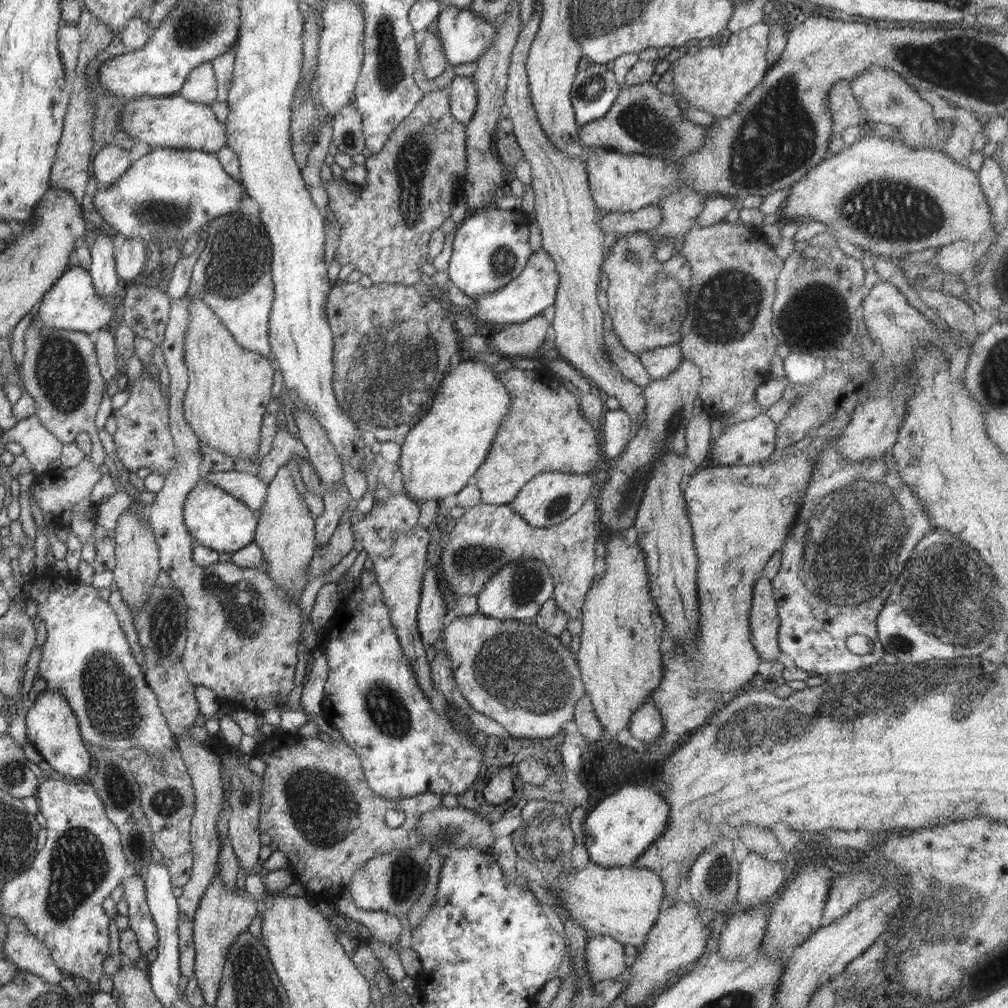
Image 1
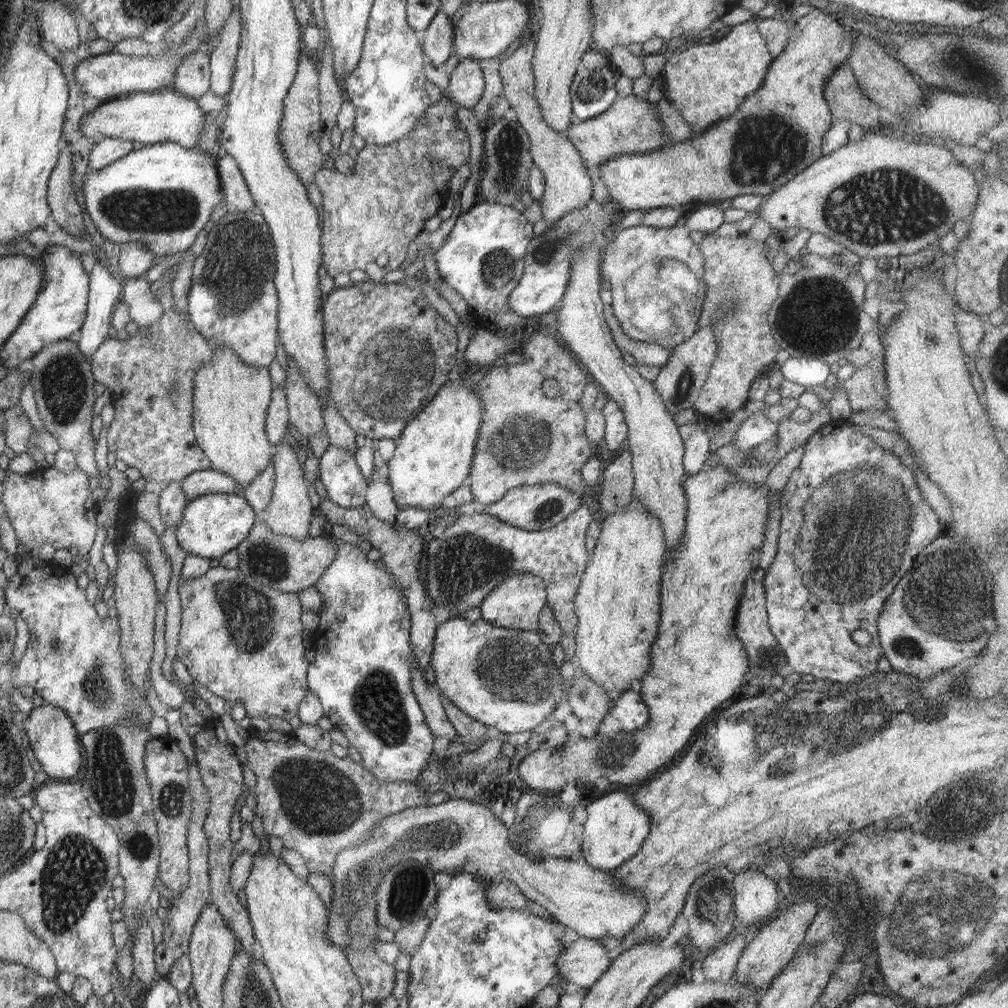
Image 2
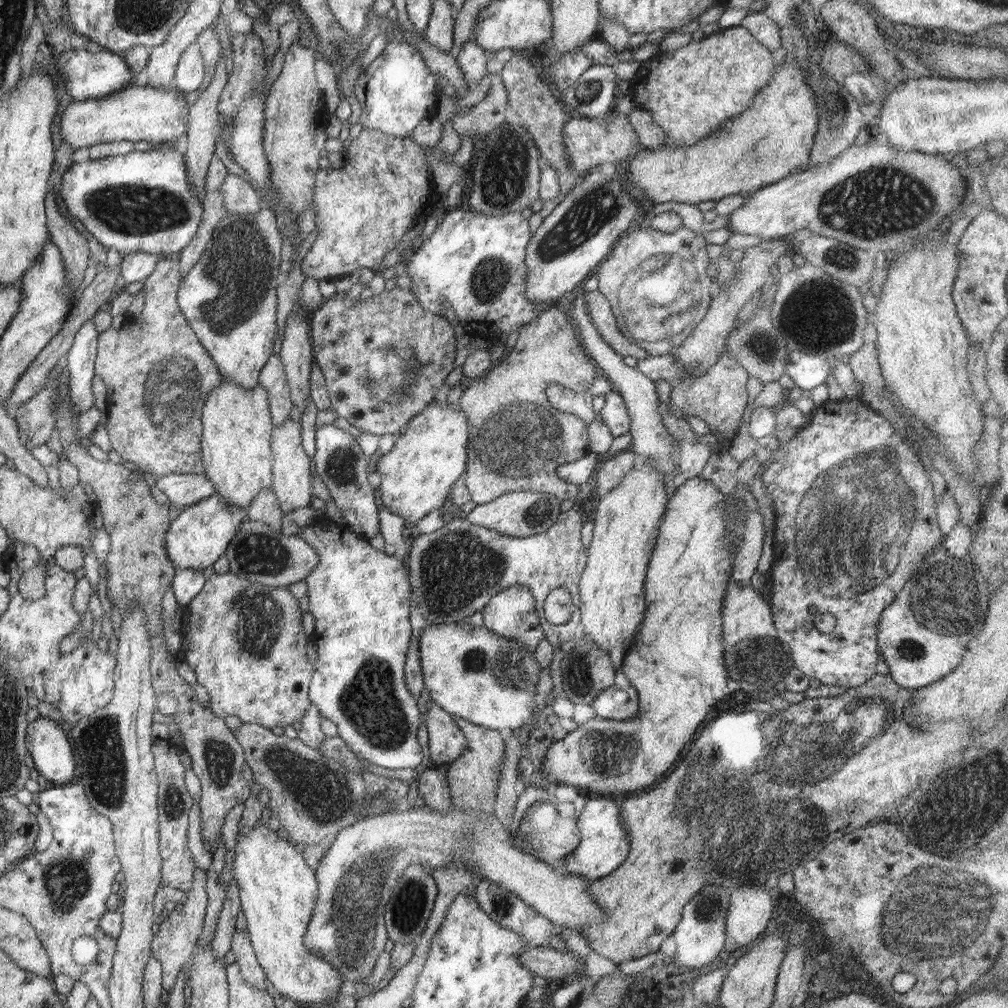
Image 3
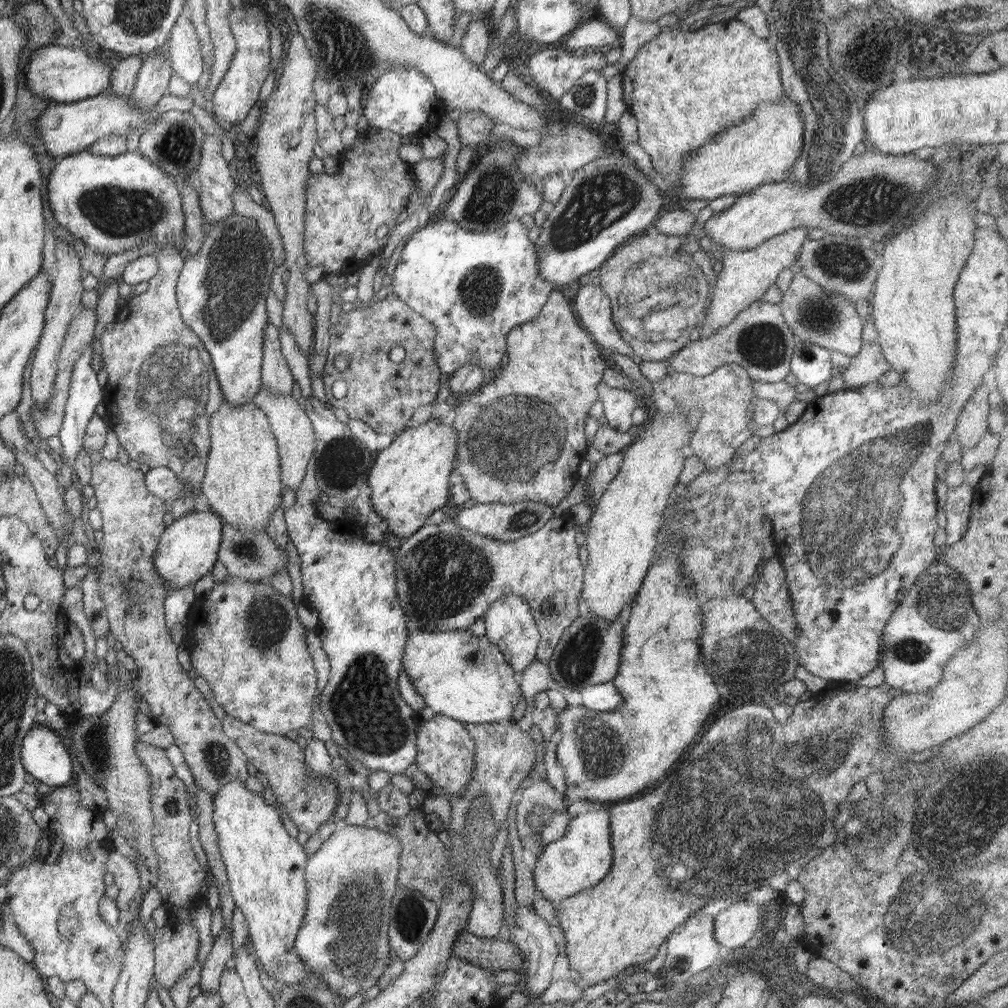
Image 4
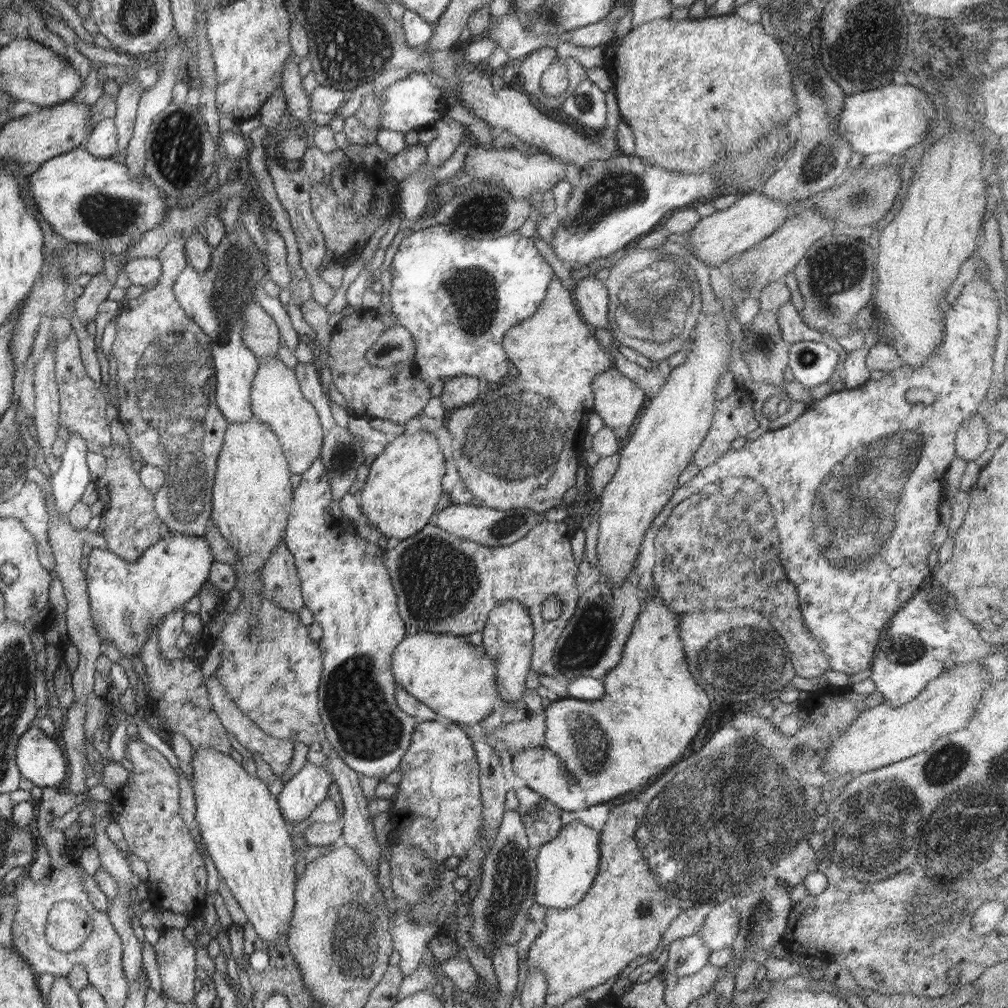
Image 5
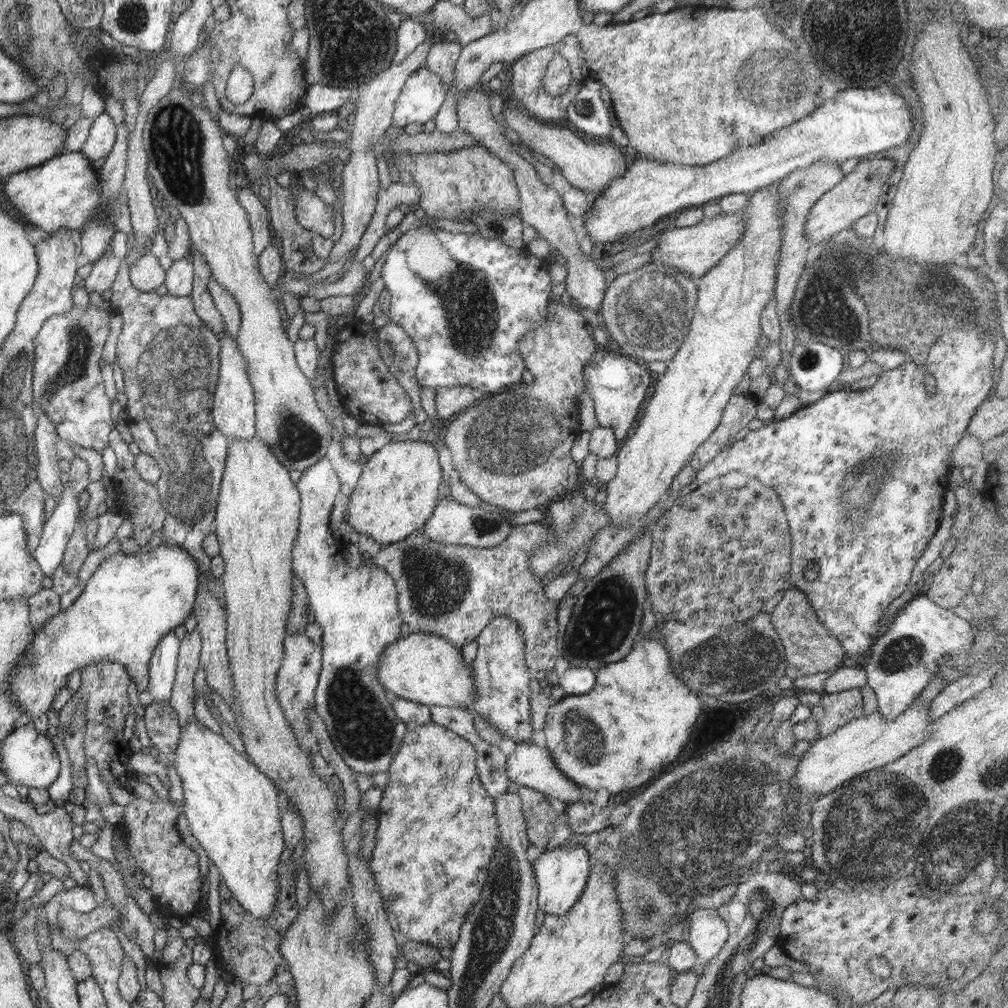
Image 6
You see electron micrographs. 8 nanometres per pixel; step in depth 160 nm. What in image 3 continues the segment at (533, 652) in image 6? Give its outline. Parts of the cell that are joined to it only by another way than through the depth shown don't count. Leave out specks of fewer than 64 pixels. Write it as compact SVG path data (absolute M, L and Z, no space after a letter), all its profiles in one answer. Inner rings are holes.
M566 506L558 515L556 522L543 533L528 535L524 538L516 538L514 536L506 536L495 530L476 526L467 521L462 514L456 514L460 518L450 520L444 525L429 534L421 534L417 536L410 547L408 553L407 572L410 576L411 591L414 590L414 602L416 602L416 610L424 616L421 618L427 626L444 625L465 621L468 617L476 612L481 612L490 599L502 590L512 586L522 586L530 590L537 602L538 619L540 627L543 629L544 638L554 645L554 649L558 649L561 654L565 645L574 638L575 632L580 632L580 601L578 598L578 584L582 577L582 571L585 569L587 561L587 548L581 539L581 528L584 524L582 508L576 506ZM556 588L566 588L572 595L574 603L574 612L572 618L566 624L550 624L545 618L544 601L547 596Z

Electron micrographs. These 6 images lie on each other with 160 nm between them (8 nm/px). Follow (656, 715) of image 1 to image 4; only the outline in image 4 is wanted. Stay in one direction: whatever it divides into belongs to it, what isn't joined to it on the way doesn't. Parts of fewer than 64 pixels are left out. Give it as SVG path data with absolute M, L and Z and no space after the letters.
M613 681L604 684L588 685L579 690L582 704L587 709L596 712L612 712L623 705L621 692Z

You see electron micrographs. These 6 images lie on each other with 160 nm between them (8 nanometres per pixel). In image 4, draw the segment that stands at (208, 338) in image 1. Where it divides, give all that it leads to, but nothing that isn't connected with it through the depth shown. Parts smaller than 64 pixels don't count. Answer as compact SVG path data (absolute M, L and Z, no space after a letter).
M224 401L211 416L211 450L207 458L207 472L203 478L201 494L208 498L209 508L214 510L224 523L240 530L267 530L269 518L282 504L285 486L281 481L281 460L278 443L271 431L266 413L253 402L240 406L230 406Z

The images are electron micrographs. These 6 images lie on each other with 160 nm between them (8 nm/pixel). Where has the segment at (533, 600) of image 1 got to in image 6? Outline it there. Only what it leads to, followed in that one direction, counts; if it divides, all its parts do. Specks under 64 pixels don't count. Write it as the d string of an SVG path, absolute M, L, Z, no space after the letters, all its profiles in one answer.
M509 617L492 620L476 638L477 652L471 663L475 682L474 712L484 717L492 727L518 743L532 743L530 726L530 678L533 673L527 667L524 657L524 637L516 621Z

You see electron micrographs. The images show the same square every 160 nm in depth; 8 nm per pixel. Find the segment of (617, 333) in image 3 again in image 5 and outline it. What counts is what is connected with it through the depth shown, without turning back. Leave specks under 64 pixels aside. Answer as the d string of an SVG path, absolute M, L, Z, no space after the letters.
M587 276L577 282L574 288L575 305L583 320L595 329L609 330L609 294L606 285L595 276Z

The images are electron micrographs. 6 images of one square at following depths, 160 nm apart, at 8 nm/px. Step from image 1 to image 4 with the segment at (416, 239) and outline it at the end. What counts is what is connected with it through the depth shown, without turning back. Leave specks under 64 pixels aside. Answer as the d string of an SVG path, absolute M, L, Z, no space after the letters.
M367 129L361 131L354 143L340 151L340 171L330 176L326 173L312 174L308 178L305 189L305 229L304 229L304 257L311 270L323 270L324 274L334 272L356 272L367 264L367 256L380 255L388 240L380 239L378 228L396 226L396 218L409 205L409 198L417 185L417 178L413 168L403 162L398 156L403 145L402 137L388 130Z

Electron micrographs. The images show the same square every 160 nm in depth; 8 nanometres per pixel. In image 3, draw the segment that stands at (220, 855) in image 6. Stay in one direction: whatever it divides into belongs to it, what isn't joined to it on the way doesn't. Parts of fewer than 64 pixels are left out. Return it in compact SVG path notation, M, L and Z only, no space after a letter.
M261 820L247 833L239 830L233 858L233 880L239 888L246 928L268 983L292 1001L333 1001L344 982L341 974L323 958L312 954L303 943L318 896L314 870L281 832L273 832Z

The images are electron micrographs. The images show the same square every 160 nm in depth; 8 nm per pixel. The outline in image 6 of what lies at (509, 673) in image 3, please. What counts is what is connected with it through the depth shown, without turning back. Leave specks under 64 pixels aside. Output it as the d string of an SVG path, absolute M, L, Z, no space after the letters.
M409 633L408 636L400 637L397 642L392 642L381 655L380 663L377 664L377 679L381 686L391 696L403 698L410 702L417 702L426 706L463 707L473 708L475 699L475 682L471 664L464 661L461 649L453 646L446 638L435 634Z

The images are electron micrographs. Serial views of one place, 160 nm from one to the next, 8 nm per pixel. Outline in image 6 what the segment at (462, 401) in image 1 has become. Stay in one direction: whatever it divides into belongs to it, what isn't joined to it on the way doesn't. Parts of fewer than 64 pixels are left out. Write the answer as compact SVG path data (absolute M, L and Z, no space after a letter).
M430 439L426 441L407 440L390 442L377 450L370 459L363 460L365 467L349 496L347 523L358 534L365 534L380 544L398 542L408 535L420 532L420 528L433 515L440 494L445 491L438 453Z

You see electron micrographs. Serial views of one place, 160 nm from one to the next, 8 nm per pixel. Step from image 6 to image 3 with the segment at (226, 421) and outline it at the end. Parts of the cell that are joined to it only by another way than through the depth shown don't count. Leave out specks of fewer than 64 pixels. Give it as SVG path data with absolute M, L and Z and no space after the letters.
M266 205L254 214L227 213L214 229L202 257L183 275L179 286L179 309L214 359L223 381L235 383L246 390L259 383L260 371L274 352L274 336L278 332L276 291L277 286L286 280L286 274L280 270L282 243L275 214Z

